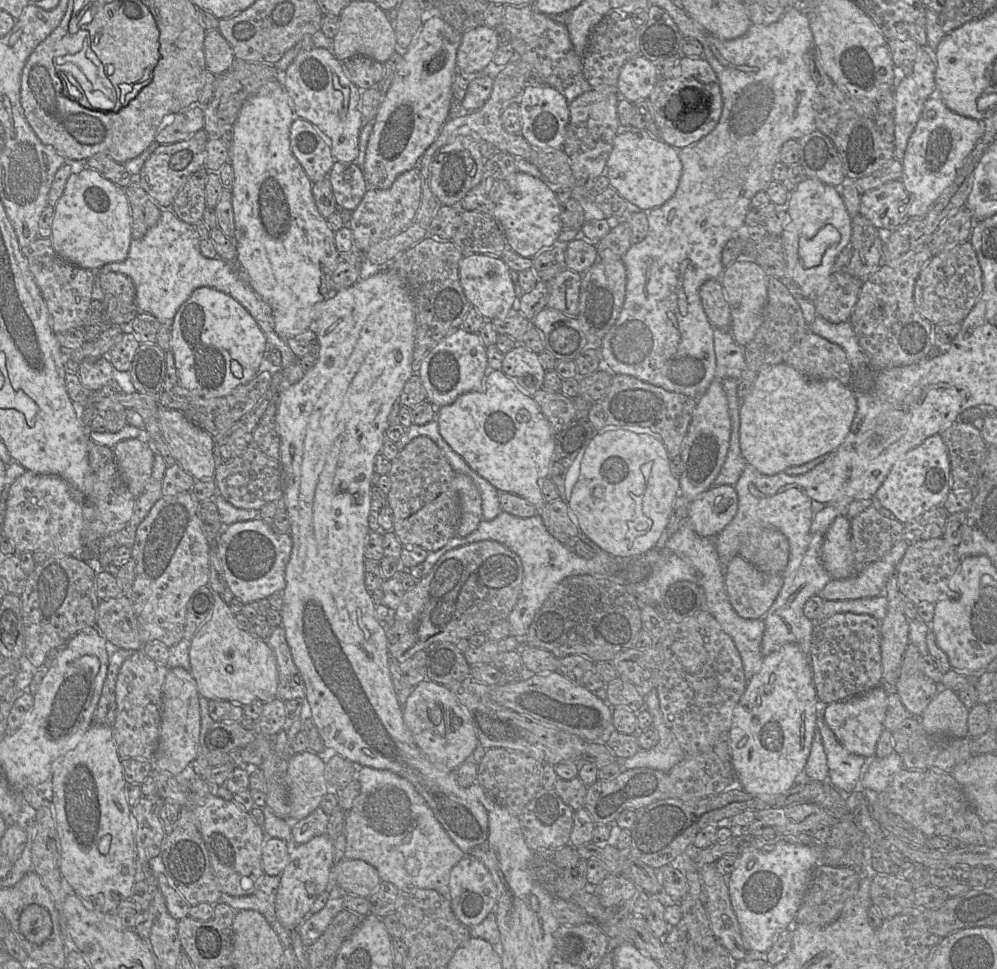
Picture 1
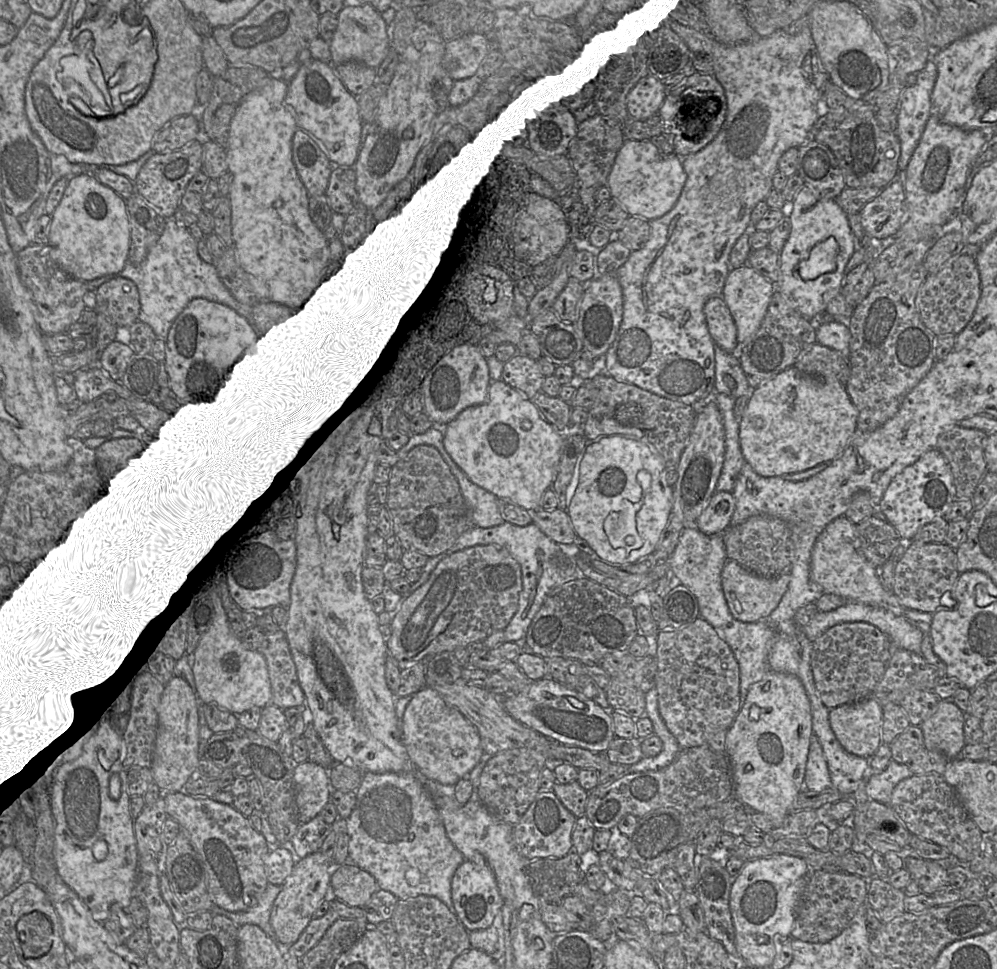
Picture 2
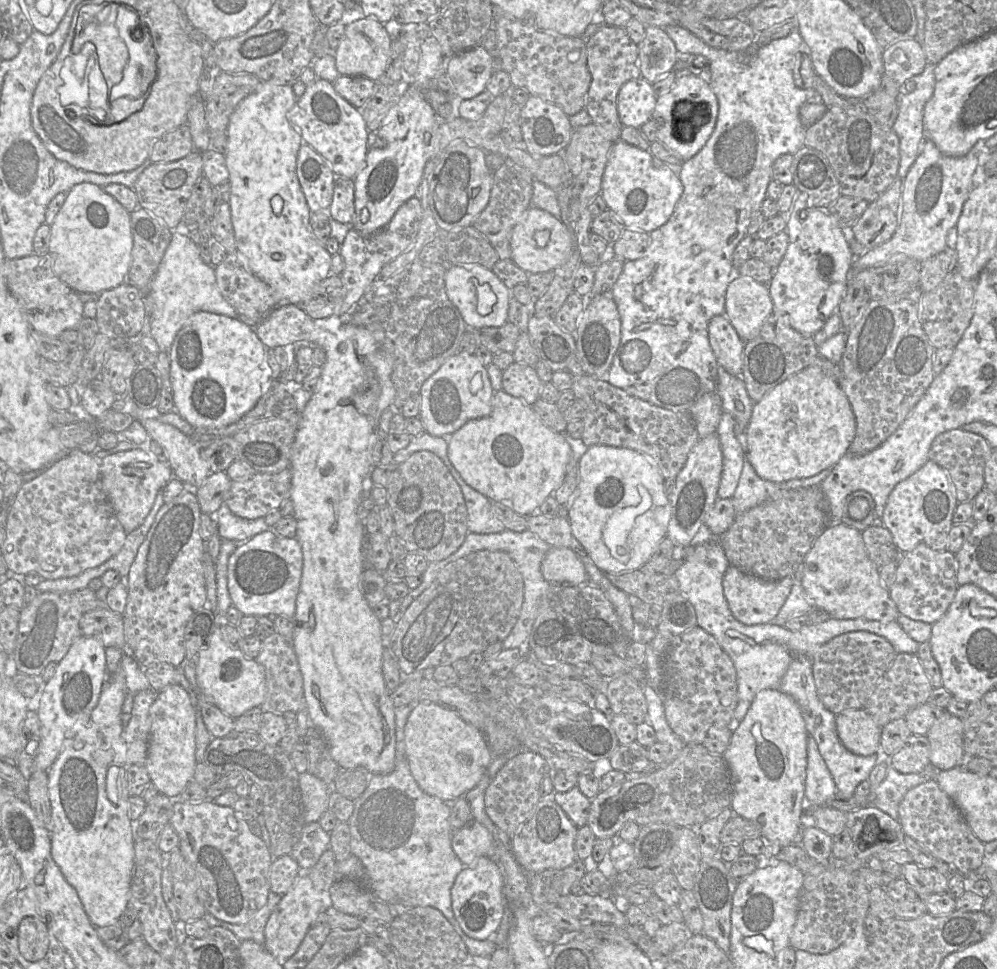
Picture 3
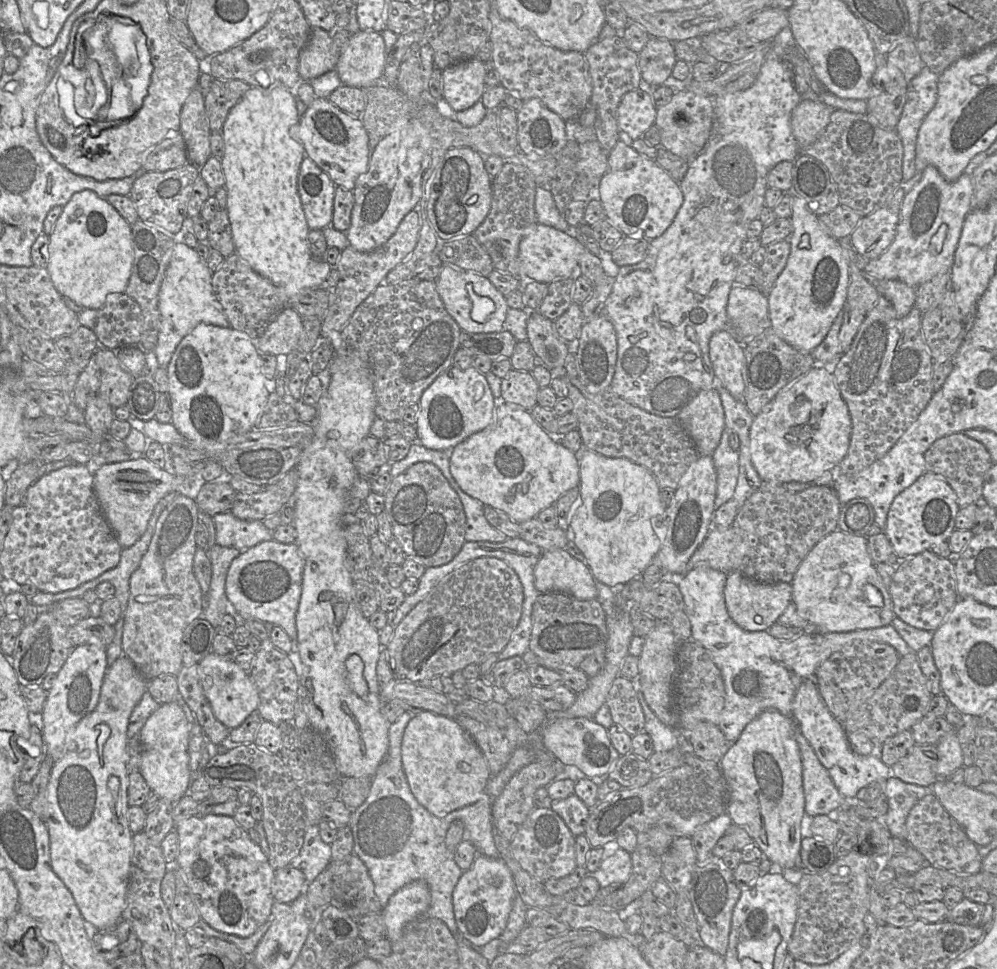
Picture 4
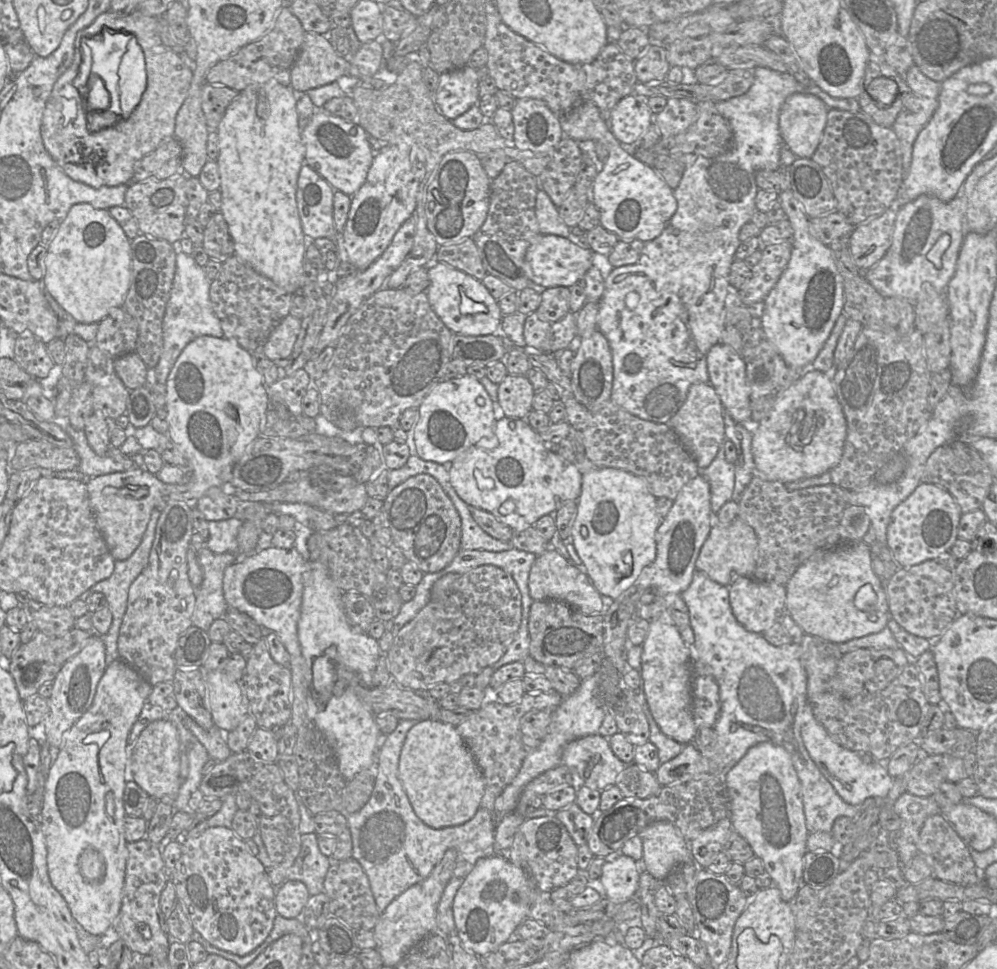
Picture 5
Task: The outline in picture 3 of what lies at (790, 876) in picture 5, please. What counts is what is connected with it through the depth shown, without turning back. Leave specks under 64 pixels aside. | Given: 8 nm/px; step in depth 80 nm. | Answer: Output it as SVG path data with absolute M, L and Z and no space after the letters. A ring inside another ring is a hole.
M779 688L765 689L757 693L747 714L732 732L723 757L728 766L734 814L750 820L759 828L764 841L785 847L800 840L801 816L806 809L805 781L807 766L807 732L804 718L796 701Z

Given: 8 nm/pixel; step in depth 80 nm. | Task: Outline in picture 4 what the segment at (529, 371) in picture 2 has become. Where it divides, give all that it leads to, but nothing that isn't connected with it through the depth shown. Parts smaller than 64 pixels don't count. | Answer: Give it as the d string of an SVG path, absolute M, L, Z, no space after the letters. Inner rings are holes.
M512 367L501 381L501 398L507 403L515 403L527 411L537 405L539 385L530 371Z

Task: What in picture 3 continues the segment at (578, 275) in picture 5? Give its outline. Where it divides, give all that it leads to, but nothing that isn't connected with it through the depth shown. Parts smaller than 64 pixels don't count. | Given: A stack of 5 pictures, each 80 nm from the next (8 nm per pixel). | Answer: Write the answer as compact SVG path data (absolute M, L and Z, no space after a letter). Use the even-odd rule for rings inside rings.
M531 206L516 224L511 235L511 259L528 273L554 271L569 256L572 238L566 224L549 212Z

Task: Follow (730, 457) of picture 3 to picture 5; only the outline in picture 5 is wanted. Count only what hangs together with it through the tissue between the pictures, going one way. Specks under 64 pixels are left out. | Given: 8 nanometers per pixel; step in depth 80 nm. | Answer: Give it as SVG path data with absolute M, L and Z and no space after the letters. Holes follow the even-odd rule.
M721 448L711 464L701 471L710 485L711 510L715 516L720 508L732 499L735 480L735 464L725 458Z

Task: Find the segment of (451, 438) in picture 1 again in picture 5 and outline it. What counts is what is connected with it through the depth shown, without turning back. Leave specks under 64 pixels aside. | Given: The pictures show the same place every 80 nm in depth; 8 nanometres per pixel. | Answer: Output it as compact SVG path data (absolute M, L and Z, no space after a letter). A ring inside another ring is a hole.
M504 416L496 420L498 445L492 450L471 447L453 462L443 464L457 495L469 506L491 513L514 532L533 526L544 515L556 512L565 502L577 501L582 474L557 451L559 445L542 440L525 419Z

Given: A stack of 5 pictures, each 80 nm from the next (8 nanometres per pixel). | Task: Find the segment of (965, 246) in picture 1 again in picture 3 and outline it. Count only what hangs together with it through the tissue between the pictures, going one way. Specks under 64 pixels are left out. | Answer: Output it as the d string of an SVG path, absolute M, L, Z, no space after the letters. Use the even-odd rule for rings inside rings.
M957 270L949 273L936 289L923 293L920 301L920 322L935 349L955 348L958 344L973 316L974 294L975 280L964 278Z

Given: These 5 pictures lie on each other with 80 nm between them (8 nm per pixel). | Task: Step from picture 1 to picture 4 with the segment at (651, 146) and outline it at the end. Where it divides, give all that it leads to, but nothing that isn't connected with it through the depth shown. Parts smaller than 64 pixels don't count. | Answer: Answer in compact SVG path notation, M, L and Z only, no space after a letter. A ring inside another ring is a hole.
M619 138L608 153L608 169L598 187L598 199L607 218L624 235L651 241L671 224L683 202L679 182L657 162L648 158Z

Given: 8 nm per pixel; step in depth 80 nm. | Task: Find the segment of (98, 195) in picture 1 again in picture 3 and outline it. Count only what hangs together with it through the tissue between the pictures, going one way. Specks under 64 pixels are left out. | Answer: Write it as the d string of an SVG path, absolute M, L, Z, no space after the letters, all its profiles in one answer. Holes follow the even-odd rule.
M92 183L75 185L68 193L53 224L50 226L49 256L54 273L79 293L100 294L126 282L131 264L132 234L130 214L103 188Z

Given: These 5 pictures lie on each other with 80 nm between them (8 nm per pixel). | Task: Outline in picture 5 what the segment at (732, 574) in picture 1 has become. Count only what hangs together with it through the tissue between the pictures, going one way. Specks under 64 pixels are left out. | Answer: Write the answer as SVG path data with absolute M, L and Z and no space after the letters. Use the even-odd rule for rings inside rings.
M735 577L728 586L732 613L749 632L762 634L785 613L786 586Z

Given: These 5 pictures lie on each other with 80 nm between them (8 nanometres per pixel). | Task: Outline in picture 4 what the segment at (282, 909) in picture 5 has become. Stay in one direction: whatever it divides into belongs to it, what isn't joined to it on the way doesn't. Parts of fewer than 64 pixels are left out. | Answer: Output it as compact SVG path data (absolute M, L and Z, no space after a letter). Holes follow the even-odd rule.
M291 865L274 871L272 895L274 901L290 904L308 889L303 872Z

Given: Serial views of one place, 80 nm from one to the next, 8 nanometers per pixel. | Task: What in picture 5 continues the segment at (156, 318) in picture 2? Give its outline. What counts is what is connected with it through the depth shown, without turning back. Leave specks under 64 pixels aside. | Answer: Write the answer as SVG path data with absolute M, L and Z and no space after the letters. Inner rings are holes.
M182 251L176 254L176 271L163 320L163 348L155 368L158 383L166 385L176 360L191 341L205 335L223 337L220 321L210 299L211 282L204 267L199 266L192 255Z

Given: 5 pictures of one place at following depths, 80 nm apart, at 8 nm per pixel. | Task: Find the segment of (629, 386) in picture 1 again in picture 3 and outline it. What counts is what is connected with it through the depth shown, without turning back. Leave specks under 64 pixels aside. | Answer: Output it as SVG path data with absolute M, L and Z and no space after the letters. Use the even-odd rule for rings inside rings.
M587 374L574 376L571 389L575 399L585 403L581 439L587 447L607 445L649 455L657 462L665 480L676 479L690 451L700 439L689 412L673 412L655 406L629 395L607 380Z

